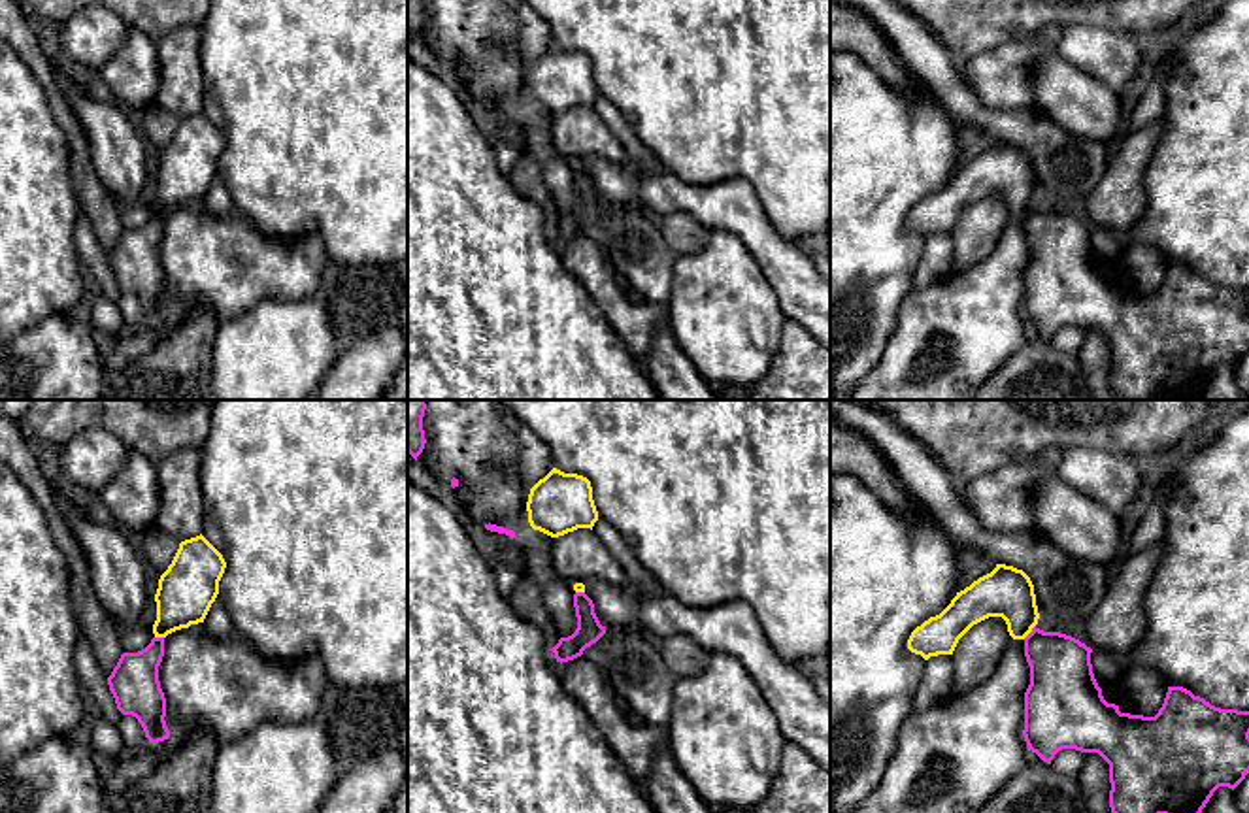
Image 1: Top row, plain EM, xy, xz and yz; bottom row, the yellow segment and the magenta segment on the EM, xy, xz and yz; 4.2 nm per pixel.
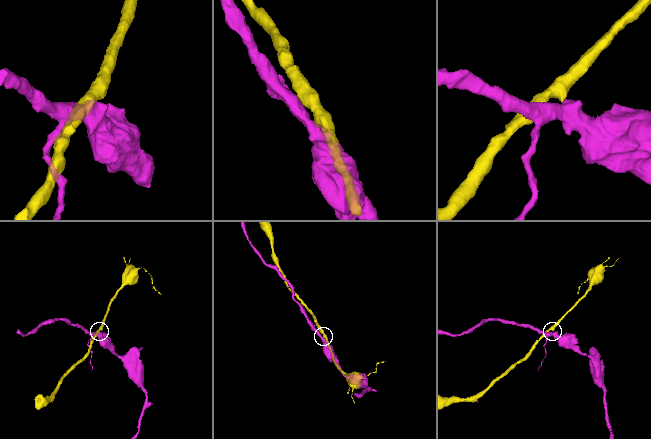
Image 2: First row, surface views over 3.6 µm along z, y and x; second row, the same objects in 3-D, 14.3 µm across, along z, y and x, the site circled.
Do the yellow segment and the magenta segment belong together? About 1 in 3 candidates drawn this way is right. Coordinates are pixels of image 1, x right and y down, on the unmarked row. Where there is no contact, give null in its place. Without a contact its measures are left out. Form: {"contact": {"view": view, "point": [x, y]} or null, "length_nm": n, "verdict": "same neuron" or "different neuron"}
{"contact": {"view": "yz", "point": [1029, 210]}, "length_nm": 80, "verdict": "different neuron"}

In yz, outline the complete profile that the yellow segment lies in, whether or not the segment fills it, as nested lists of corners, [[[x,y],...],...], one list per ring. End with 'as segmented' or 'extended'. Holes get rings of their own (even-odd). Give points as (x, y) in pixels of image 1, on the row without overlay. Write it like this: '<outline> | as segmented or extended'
[[[996,141],[991,151],[957,170],[940,192],[917,204],[908,226],[924,238],[953,232],[958,217],[989,194],[1002,194],[1013,217],[1024,217],[1038,202],[1034,162],[1023,147]]] | as segmented

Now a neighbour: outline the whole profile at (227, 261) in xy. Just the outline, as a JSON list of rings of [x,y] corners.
[[[181,206],[164,215],[164,234],[158,258],[166,275],[166,304],[170,315],[151,321],[142,330],[125,328],[102,341],[104,372],[121,370],[155,349],[166,332],[200,300],[206,300],[221,323],[249,311],[257,302],[300,300],[319,296],[332,270],[323,240],[315,232],[300,238],[279,238],[260,232],[245,215],[215,217],[192,206]]]

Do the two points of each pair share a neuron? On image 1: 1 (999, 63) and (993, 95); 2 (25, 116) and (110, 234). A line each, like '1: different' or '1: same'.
1: same
2: different

